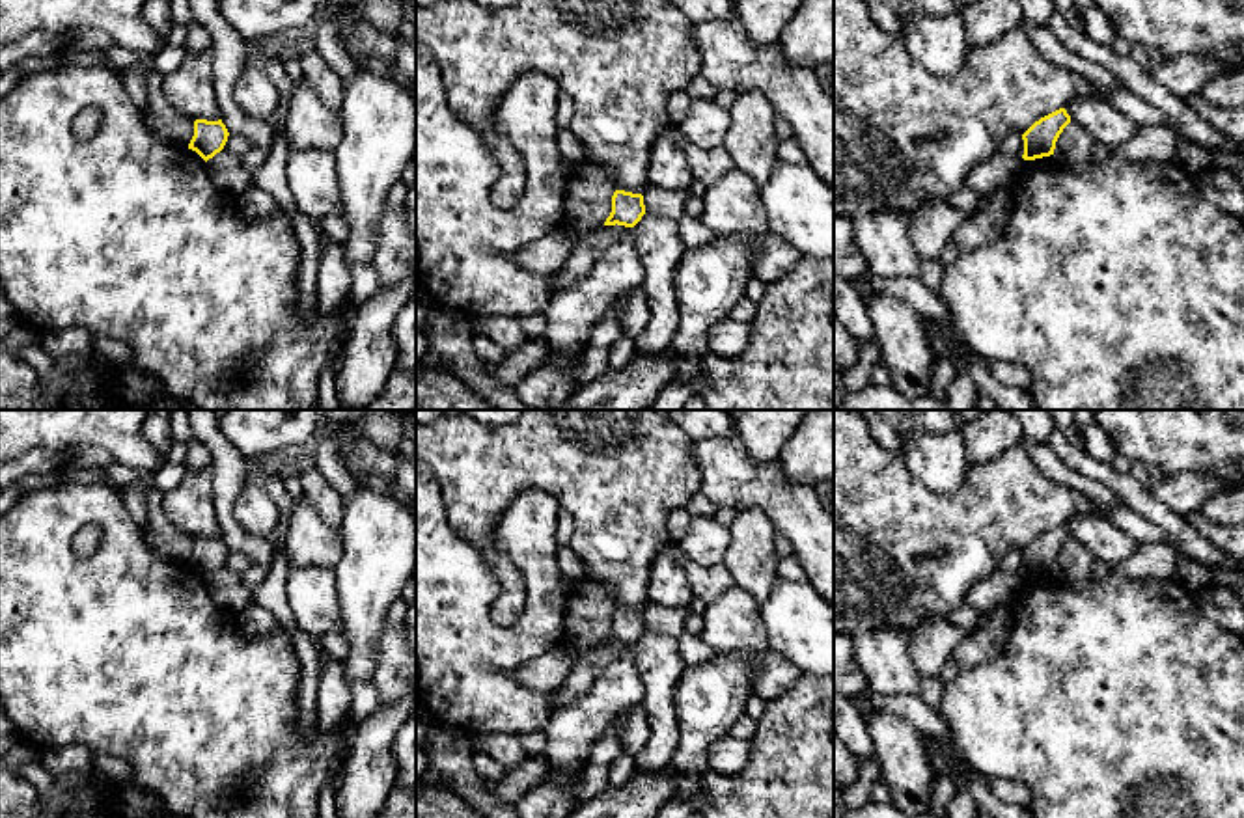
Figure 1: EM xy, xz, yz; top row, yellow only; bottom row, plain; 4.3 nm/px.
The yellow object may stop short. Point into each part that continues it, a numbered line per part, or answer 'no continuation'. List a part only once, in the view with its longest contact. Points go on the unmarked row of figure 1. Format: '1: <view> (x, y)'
no continuation

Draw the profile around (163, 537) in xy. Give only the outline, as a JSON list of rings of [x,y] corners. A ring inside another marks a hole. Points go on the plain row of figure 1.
[[[160,484],[145,492],[147,524],[144,525],[145,542],[164,559],[188,566],[194,553],[194,537],[177,529],[162,511],[164,492]]]

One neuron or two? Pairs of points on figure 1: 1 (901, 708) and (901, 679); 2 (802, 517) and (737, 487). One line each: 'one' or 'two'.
1: two
2: one

